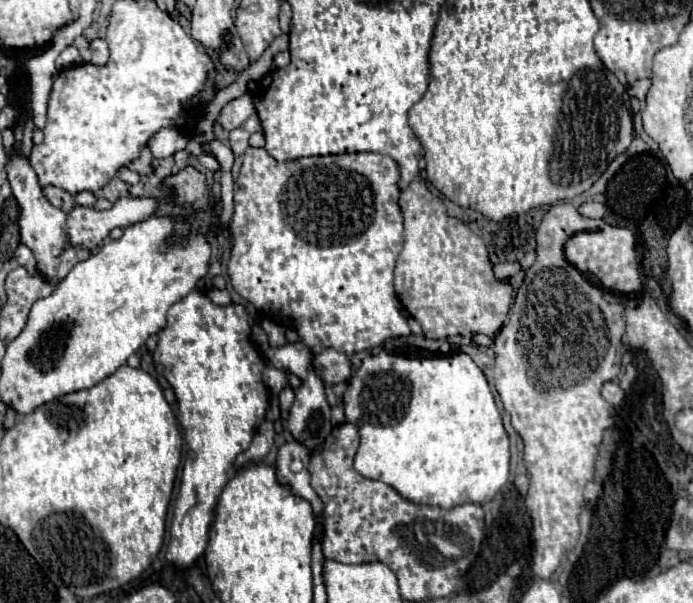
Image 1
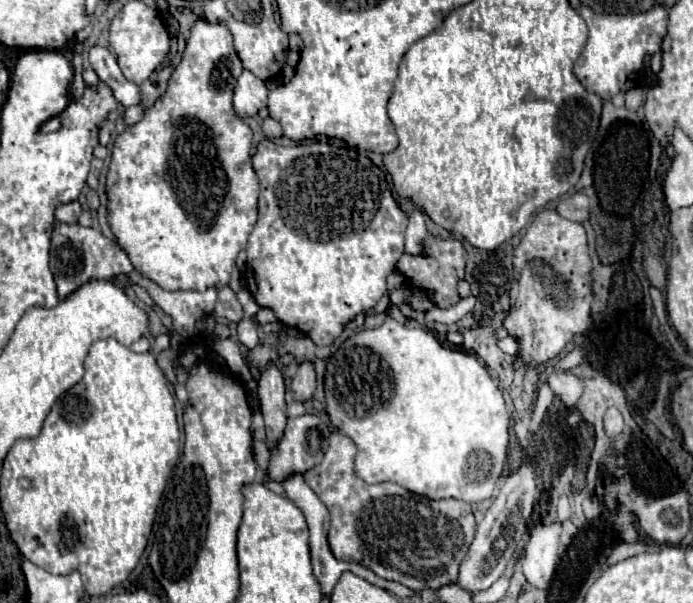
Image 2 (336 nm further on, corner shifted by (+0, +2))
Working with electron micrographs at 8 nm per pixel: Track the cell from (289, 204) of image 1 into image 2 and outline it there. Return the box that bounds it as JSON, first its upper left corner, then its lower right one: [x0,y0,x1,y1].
[244,140,408,346]

